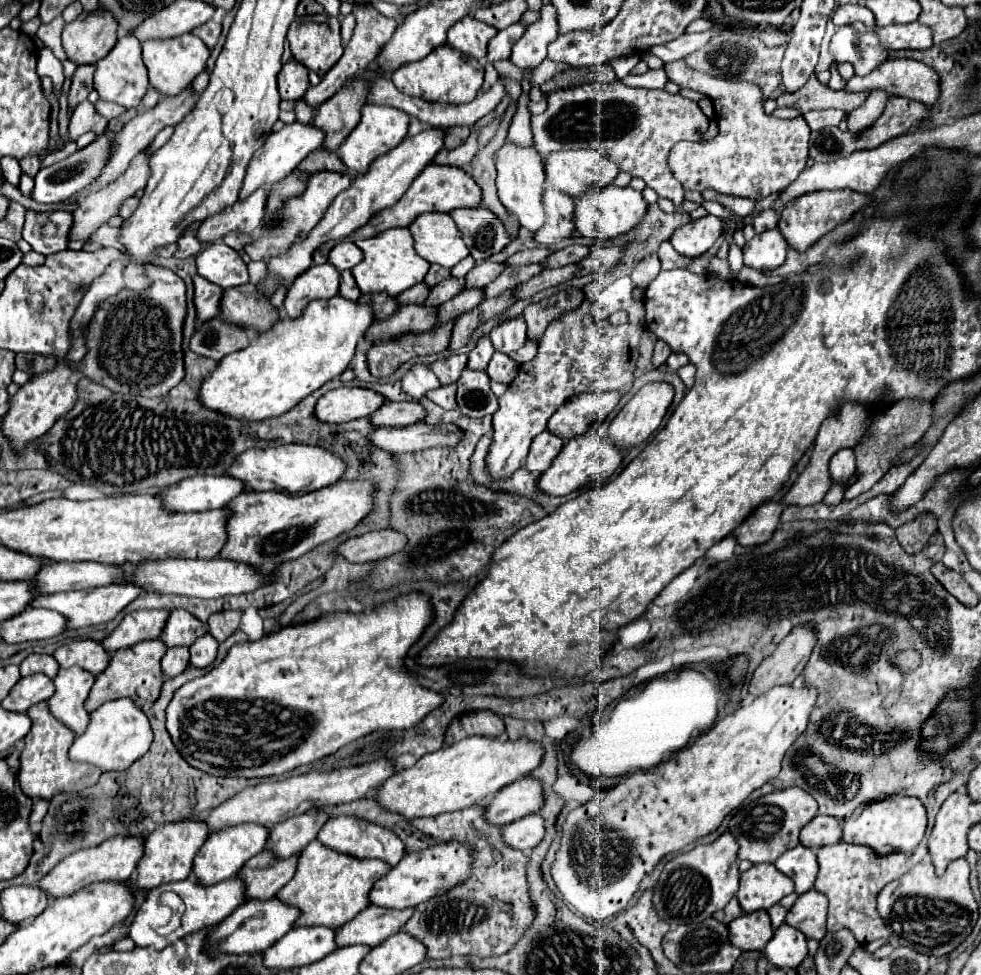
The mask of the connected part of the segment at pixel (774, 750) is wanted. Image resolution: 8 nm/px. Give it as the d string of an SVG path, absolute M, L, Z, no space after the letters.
M793 684L771 688L771 690L767 690L765 694L757 696L749 706L739 708L737 712L733 712L733 714L725 716L723 720L719 720L711 730L707 730L703 736L699 736L691 746L687 746L687 748L683 748L681 752L673 754L673 756L667 760L667 762L673 764L673 768L669 768L667 762L661 762L661 764L657 764L657 768L637 772L637 774L629 776L627 780L623 780L621 784L617 784L609 794L605 794L603 798L599 798L599 802L593 800L593 806L589 808L589 812L587 812L587 802L585 802L583 806L579 806L575 812L571 812L571 814L567 816L567 822L563 824L563 830L561 830L561 850L557 852L557 858L555 858L555 862L553 862L553 880L555 880L557 890L561 892L561 896L563 896L571 906L575 906L583 916L593 918L593 920L597 920L597 922L603 922L603 920L615 916L617 912L621 912L621 910L627 906L627 902L631 900L631 896L633 896L633 892L637 890L637 886L639 886L639 882L643 880L643 876L653 870L653 866L659 862L659 858L663 858L665 854L679 852L679 850L683 850L687 844L691 844L693 840L699 840L701 836L705 836L705 834L709 834L709 832L715 832L715 830L719 828L719 824L723 822L723 818L725 818L731 810L735 810L753 790L761 788L765 782L769 782L771 778L775 778L775 776L781 772L781 762L783 762L785 752L787 752L789 746L793 746L793 742L807 730L809 716L811 716L811 712L813 712L815 700L817 700L817 690L811 688L811 686L805 686L805 684L799 686L799 688L795 688Z

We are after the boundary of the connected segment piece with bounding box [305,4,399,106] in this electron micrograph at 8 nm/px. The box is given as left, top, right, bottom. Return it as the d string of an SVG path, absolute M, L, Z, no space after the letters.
M355 4L355 6L353 6L353 14L355 14L355 18L357 18L357 26L355 26L353 38L351 38L349 44L345 46L345 54L343 54L341 60L335 64L335 68L331 68L331 72L325 74L323 80L321 80L317 86L311 86L311 88L307 90L307 94L305 94L305 100L307 100L311 106L319 106L319 104L325 102L327 98L331 98L335 92L339 92L341 86L343 86L351 76L355 76L359 70L369 68L369 66L375 62L375 58L377 58L377 54L381 52L381 48L383 48L383 46L389 42L389 38L393 36L395 28L399 26L397 20L379 14L371 4L367 4L367 6L365 6L365 4Z

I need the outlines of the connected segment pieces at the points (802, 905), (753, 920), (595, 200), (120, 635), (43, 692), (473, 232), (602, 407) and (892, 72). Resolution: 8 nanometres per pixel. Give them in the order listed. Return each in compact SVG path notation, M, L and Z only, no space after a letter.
M809 890L797 898L785 924L799 928L807 938L821 940L825 936L825 920L827 920L827 898L817 892Z
M767 910L741 914L737 920L729 924L729 940L733 946L741 950L763 950L765 944L771 940L773 928L769 922Z
M605 186L605 188L589 188L589 192L585 192L585 196L579 196L575 200L575 234L579 236L587 236L587 238L599 238L599 240L607 240L607 238L615 238L619 234L629 232L645 214L647 210L647 202L643 200L641 192L633 190L633 188L619 188L619 186Z
M141 610L127 614L121 624L101 644L105 652L113 654L121 648L131 648L143 640L153 640L161 634L169 610Z
M33 674L33 676L21 678L11 688L11 692L1 702L1 706L11 712L27 712L31 706L49 700L53 692L55 692L55 686L51 678L47 678L45 674Z
M459 208L449 214L477 262L501 252L511 242L503 222L489 208Z
M603 392L603 394L579 394L567 400L547 424L547 430L559 436L561 440L571 440L579 434L585 434L591 424L603 422L607 414L617 406L621 392Z
M887 58L883 64L879 64L869 76L853 76L847 80L845 86L847 92L871 92L871 90L885 90L895 96L905 96L911 100L919 100L923 104L933 104L939 94L939 78L933 68L927 64L921 64L917 60L905 60L905 58Z

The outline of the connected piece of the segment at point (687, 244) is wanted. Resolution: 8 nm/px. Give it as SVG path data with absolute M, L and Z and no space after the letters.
M707 214L699 220L691 220L689 224L677 228L671 236L671 246L679 254L695 258L705 254L721 234L723 234L723 220Z

